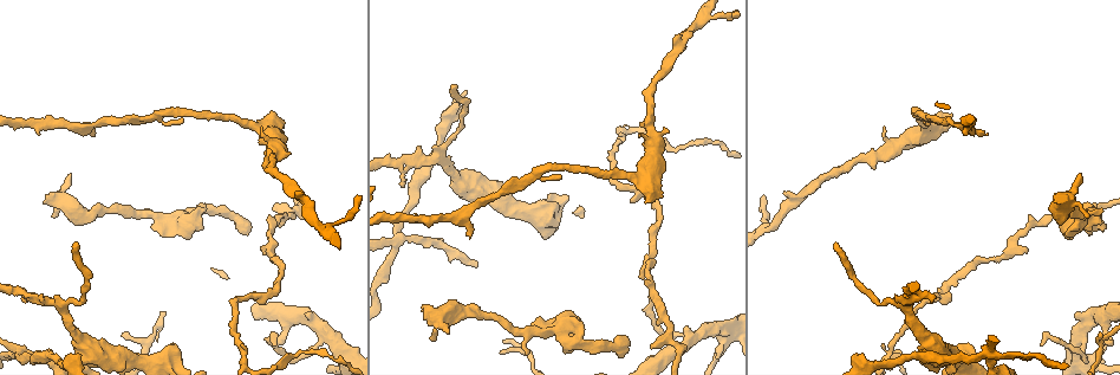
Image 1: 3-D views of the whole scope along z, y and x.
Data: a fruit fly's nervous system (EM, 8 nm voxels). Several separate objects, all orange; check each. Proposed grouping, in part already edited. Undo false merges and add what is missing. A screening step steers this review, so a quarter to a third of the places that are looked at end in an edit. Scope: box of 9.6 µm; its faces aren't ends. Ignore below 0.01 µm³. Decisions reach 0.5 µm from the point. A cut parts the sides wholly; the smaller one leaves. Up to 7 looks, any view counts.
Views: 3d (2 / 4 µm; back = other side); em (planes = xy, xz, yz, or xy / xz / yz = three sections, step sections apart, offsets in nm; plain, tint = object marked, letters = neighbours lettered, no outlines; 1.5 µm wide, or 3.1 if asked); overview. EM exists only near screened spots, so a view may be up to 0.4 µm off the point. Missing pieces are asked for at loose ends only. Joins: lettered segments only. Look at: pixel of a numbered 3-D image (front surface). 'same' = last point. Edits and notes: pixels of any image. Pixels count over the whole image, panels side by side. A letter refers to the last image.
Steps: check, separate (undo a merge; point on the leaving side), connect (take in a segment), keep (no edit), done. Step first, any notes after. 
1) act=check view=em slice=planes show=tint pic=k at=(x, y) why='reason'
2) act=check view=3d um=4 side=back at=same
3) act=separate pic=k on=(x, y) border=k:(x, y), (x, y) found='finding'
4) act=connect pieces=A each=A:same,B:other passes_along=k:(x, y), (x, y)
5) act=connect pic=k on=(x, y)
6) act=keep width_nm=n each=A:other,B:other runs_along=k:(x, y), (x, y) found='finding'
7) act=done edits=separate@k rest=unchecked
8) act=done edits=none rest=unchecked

act=check view=3d um=2 pic=1 at=(121, 335) why='free end'

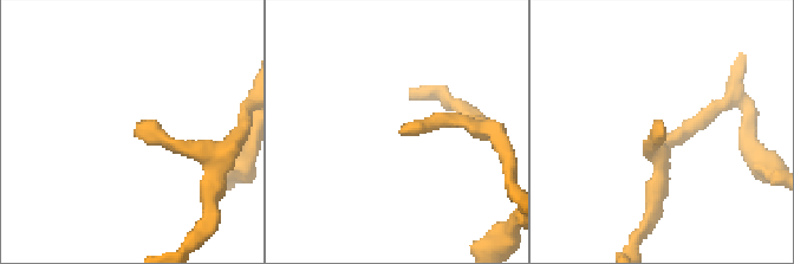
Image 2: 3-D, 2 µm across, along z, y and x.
act=check view=em slice=yz step=4 show=tint pic=2 at=(136, 125) why='now the EM'

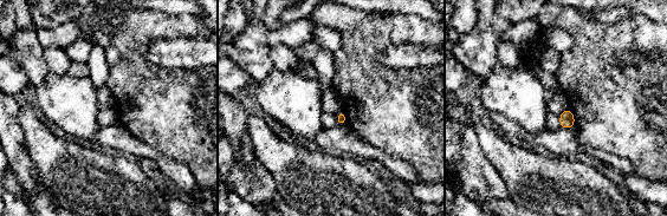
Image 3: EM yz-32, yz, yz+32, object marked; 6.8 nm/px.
act=check view=em slice=planes show=letters at=same why='another direction'

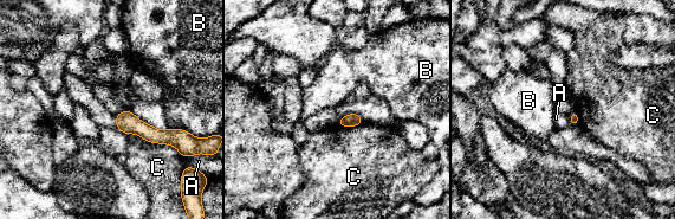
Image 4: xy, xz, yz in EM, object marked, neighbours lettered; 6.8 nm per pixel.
act=keep longest_contact=C:240nm each=A:other,B:other,C:other border=4:(148, 141), (173, 145), (180, 155) found='no lettered segment goes on from it'

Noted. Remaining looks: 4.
act=check view=em slice=planes show=letters pic=1 at=(52, 217) why='stops while still wide'

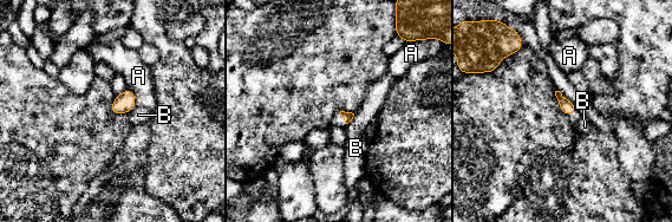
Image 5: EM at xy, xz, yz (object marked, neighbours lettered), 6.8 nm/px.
act=keep each=A:other,B:other border=5:(354, 113), (346, 124) found='none of them fits'

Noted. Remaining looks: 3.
act=check view=em um=3.1 slice=planes show=tint pic=1 at=(646, 200) why='thick end'

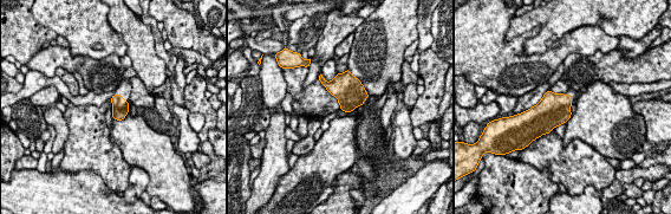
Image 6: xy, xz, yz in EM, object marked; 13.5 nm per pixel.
act=check view=em um=3.1 slice=planes show=letters at=same

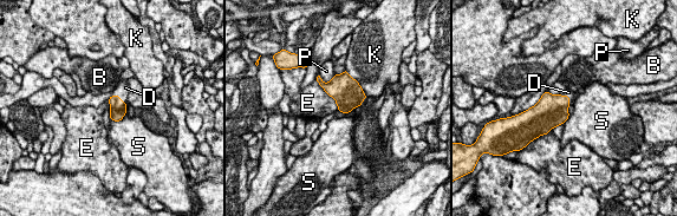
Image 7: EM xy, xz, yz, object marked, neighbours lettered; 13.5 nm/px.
act=connect pieces=D each=B:other,D:same,E:other,K:other,P:other,S:other passes_along=7:(118, 109), (118, 98), (122, 90) found='the neuron continues'

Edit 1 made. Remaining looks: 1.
act=done edits=connect@7 rest=unchecked

